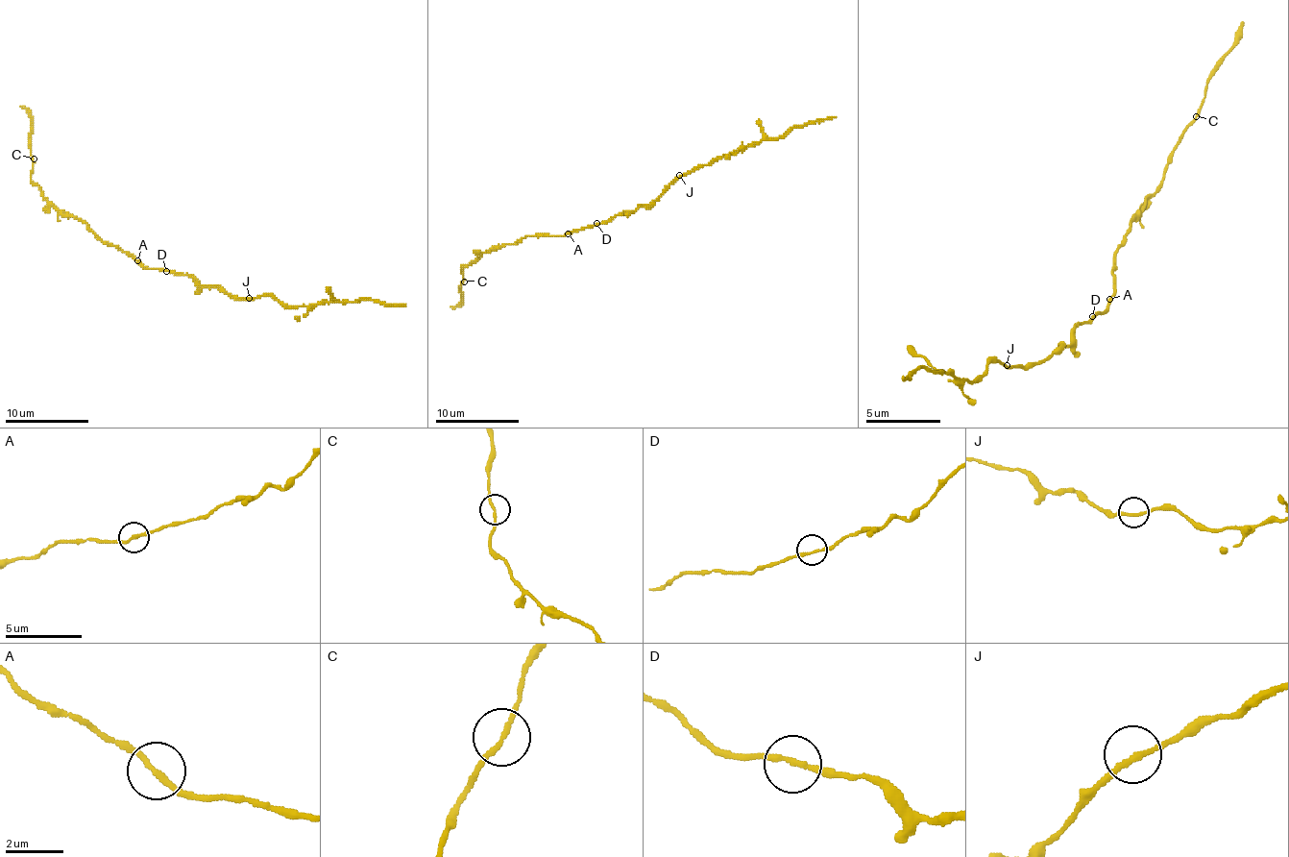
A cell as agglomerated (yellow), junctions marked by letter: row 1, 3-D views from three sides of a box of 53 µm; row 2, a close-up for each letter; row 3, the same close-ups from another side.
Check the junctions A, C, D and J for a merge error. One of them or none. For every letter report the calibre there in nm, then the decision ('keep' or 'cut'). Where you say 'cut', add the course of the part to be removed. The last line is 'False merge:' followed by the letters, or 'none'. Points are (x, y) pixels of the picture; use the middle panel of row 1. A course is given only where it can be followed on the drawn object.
A: calibre 190 nm; keep
C: calibre 150 nm; keep
D: calibre 170 nm; keep
J: calibre 180 nm; keep
False merge: none

